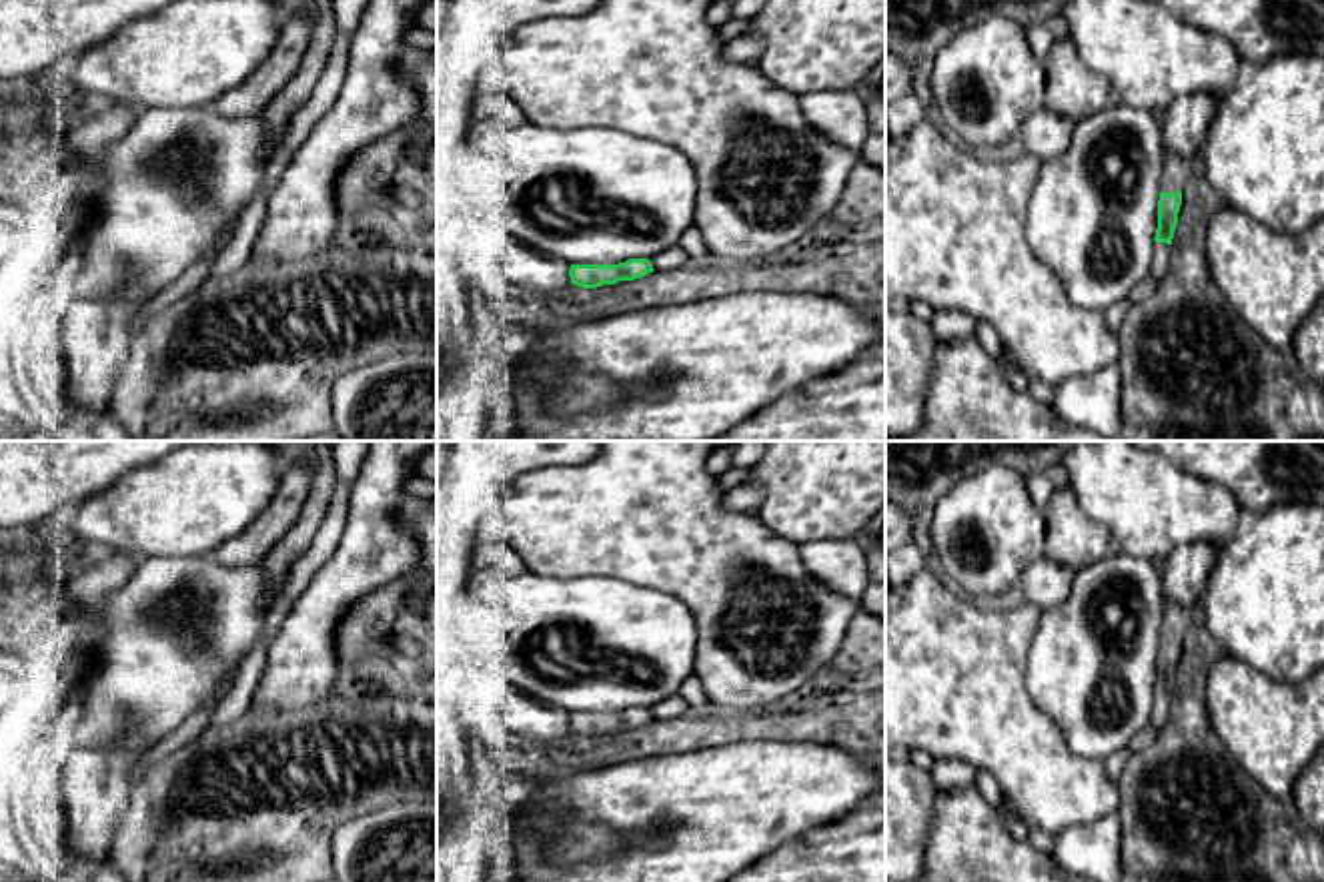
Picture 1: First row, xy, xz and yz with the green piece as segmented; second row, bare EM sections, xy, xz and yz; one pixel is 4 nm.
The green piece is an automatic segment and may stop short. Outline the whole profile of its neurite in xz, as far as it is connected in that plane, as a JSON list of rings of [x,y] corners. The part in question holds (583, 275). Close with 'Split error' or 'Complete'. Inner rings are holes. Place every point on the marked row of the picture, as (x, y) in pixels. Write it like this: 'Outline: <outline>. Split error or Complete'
Outline: [[[631,259],[619,265],[571,265],[571,285],[583,289],[597,289],[603,285],[615,285],[619,281],[635,281],[653,273],[649,259]]]. Complete

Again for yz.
Outline: [[[1164,148],[1164,164],[1162,164],[1162,192],[1158,200],[1158,229],[1154,237],[1154,261],[1150,267],[1150,275],[1156,281],[1168,273],[1172,239],[1178,225],[1178,212],[1182,206],[1182,190],[1188,178],[1188,162],[1180,158],[1176,152]]]. Split error

